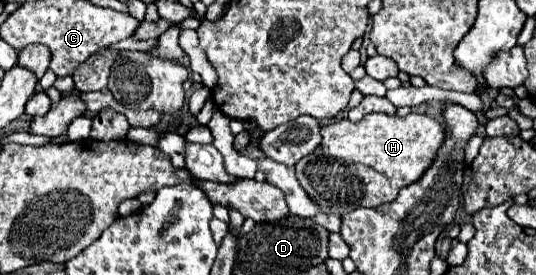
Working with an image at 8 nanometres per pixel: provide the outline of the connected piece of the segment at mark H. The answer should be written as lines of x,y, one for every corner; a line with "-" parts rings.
370,113
358,123
348,119
330,121
322,127
320,147
296,163
296,175
308,197
324,213
342,215
358,207
380,207
392,203
402,187
416,183
436,159
444,143
442,125
420,113
406,117

